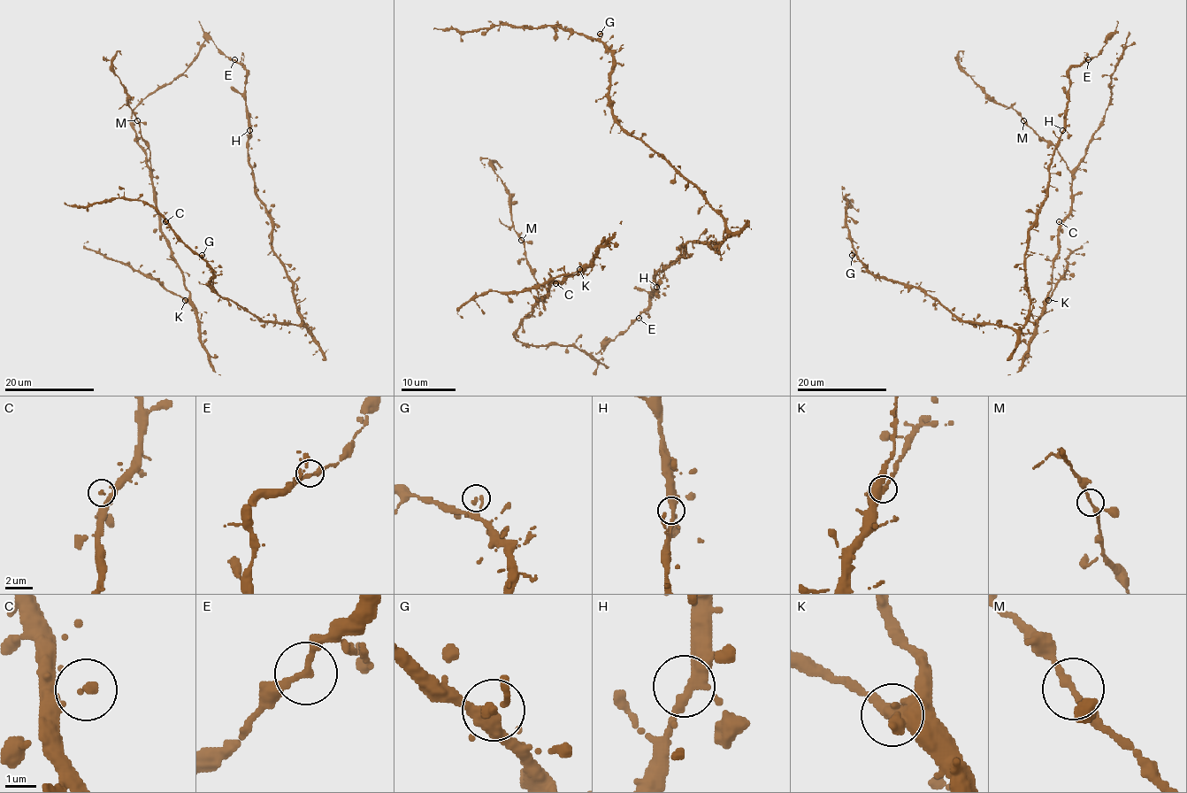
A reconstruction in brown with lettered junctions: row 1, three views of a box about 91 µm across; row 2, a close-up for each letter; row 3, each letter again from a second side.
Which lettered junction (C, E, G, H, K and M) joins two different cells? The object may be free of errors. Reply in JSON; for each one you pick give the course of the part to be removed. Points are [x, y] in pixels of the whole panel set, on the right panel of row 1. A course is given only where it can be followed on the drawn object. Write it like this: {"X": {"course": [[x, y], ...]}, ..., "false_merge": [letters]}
{"false_merge": []}

